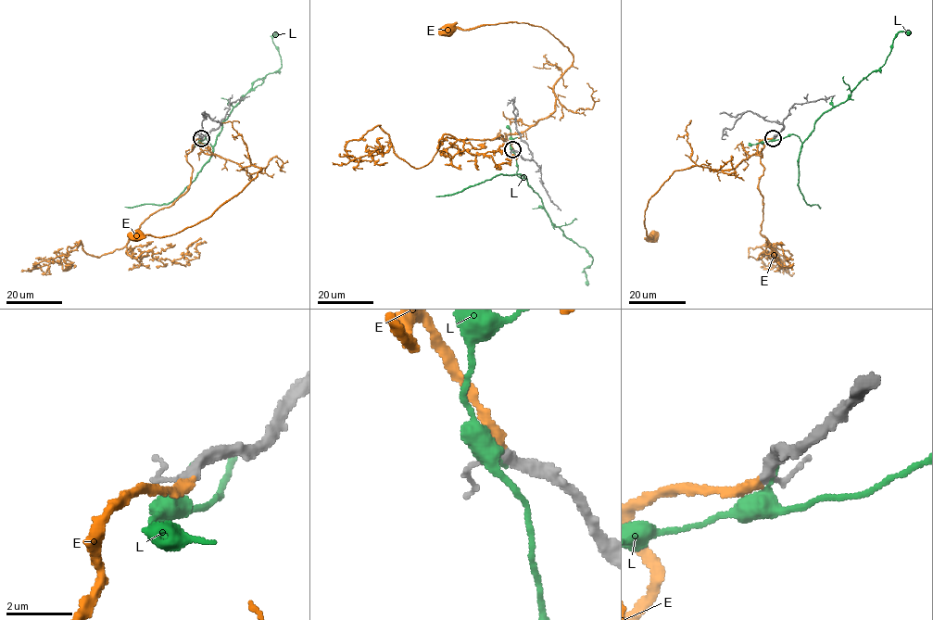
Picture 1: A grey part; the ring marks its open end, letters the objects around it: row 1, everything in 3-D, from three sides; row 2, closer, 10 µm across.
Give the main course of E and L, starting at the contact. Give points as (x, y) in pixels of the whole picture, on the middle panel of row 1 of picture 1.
E: (513, 149), (507, 135), (523, 132), (554, 110), (554, 83), (573, 54), (543, 27), (521, 22), (447, 31)
L: (513, 150), (516, 173), (542, 200), (549, 220), (592, 257), (592, 263), (584, 268), (587, 285)

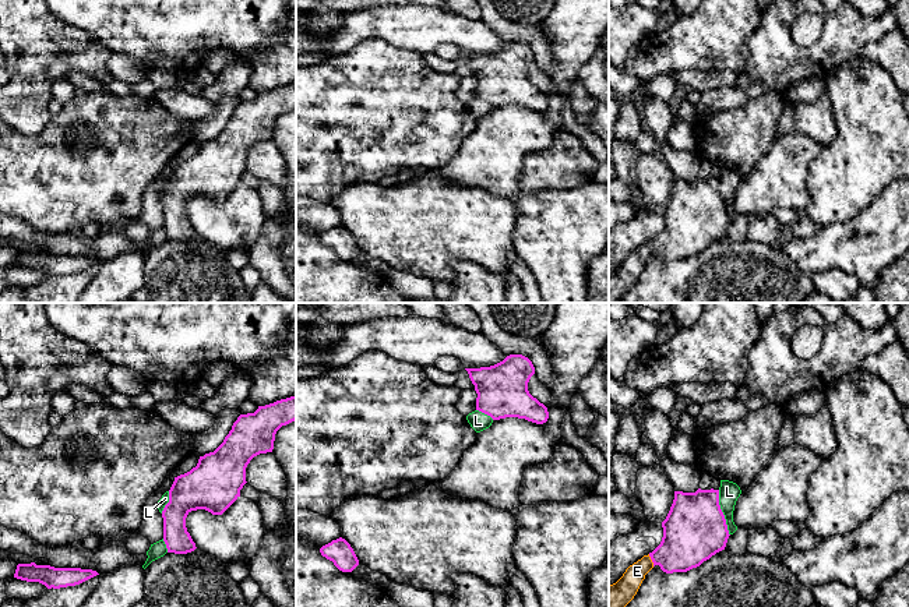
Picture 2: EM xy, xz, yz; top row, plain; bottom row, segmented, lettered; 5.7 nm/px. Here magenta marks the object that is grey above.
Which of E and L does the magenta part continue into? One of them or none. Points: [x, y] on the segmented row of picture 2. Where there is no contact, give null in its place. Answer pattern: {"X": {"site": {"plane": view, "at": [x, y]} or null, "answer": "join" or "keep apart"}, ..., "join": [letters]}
{"E": {"site": {"plane": "yz", "at": [651, 558]}, "answer": "join"}, "L": {"site": {"plane": "yz", "at": [722, 512]}, "answer": "keep apart"}, "join": ["E"]}

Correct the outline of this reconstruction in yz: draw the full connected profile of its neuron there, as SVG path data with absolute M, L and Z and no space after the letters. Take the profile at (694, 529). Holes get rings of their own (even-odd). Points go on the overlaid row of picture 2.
M714 488L674 491L662 527L660 544L630 565L616 583L609 585L609 607L626 607L655 565L666 574L687 572L725 550L730 536L719 505L719 490Z

